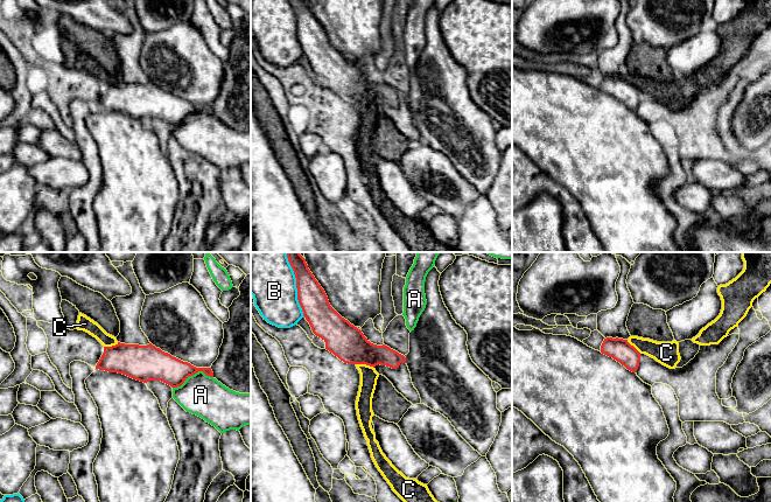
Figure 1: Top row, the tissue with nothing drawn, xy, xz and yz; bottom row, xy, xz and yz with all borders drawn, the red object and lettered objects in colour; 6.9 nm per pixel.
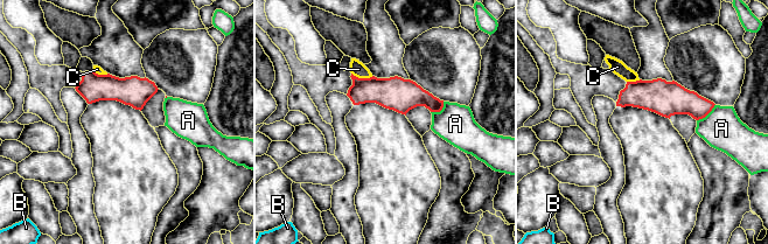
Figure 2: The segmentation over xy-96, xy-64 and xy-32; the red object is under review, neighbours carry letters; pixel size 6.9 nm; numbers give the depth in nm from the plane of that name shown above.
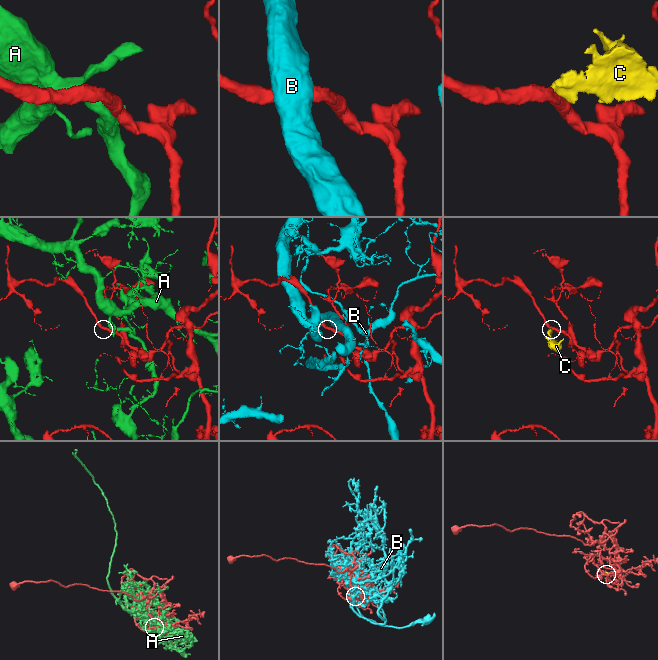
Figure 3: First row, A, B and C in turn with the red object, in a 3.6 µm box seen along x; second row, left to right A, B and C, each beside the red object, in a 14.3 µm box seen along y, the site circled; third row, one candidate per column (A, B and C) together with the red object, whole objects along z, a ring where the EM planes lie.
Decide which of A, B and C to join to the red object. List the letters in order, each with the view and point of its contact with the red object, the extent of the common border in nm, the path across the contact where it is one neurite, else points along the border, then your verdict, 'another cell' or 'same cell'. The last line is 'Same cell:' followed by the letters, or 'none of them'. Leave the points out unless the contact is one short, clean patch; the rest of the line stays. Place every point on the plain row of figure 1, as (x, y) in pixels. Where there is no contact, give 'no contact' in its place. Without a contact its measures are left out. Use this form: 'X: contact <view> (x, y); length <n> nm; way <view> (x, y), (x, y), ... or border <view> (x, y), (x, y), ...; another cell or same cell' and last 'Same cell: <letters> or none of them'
A: contact xy (193, 112); length 300 nm; another cell
B: contact xz (298, 28); length 400 nm; another cell
C: contact xz (365, 102); length 130 nm; border xz (356, 102), (365, 102), (373, 106); another cell
Same cell: none of them

